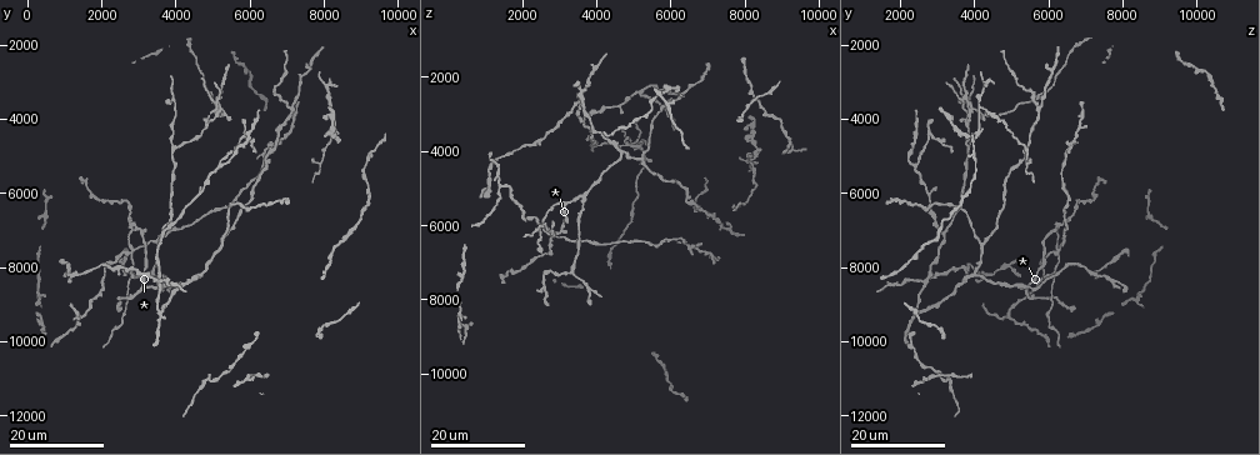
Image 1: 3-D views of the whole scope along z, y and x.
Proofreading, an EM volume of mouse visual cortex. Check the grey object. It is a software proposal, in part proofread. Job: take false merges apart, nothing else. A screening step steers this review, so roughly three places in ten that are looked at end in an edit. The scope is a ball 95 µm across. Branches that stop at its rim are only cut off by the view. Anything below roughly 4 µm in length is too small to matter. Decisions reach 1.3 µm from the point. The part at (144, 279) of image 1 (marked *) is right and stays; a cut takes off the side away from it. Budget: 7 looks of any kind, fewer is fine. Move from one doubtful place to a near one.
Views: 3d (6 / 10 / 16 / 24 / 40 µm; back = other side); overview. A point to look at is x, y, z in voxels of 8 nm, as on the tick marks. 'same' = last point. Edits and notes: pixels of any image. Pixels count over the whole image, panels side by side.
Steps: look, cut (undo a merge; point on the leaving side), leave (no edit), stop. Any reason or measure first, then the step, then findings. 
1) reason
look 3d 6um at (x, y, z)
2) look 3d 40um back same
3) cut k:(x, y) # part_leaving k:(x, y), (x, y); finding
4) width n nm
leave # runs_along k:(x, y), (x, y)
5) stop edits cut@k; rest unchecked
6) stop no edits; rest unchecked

three-way junction
look 3d 24um at (3300, 8200, 7300)

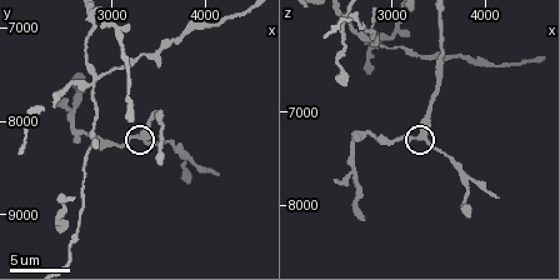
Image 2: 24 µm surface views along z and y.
zoom in
look 3d 10um at (3300, 8150, 7300)

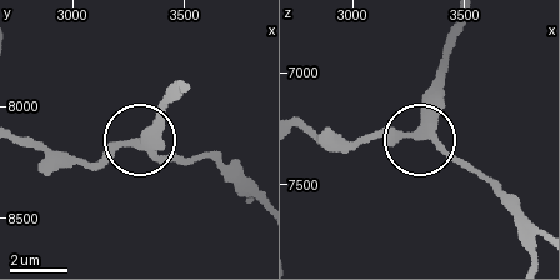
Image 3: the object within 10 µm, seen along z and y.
leave # runs_along 3:(465, 25), (416, 133), (471, 166); all the same neuron

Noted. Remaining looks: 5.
branch point
look 3d 24um at (4600, 8300, 3900)

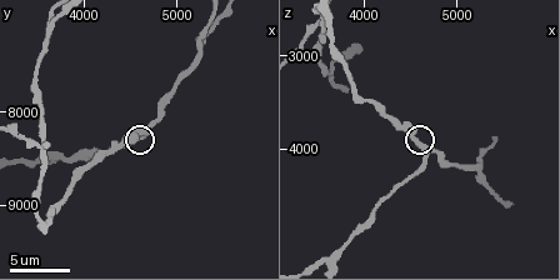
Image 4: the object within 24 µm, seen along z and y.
look 3d 6um at (4600, 8200, 4000)

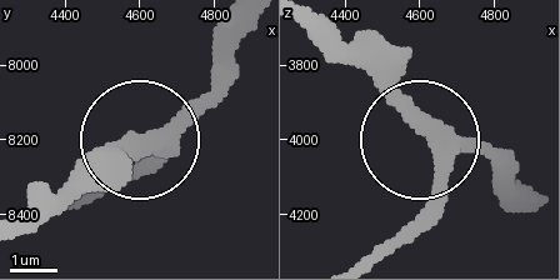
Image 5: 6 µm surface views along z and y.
side_arm 160 um; arms 3
leave # continuous, no second neuron

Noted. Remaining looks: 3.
three arms meet
look 3d 16um at (8300, 4500, 3900)

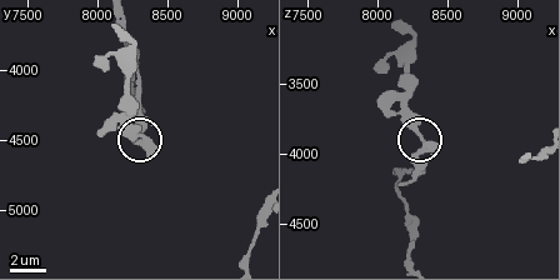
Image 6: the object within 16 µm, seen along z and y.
look 3d 6um same

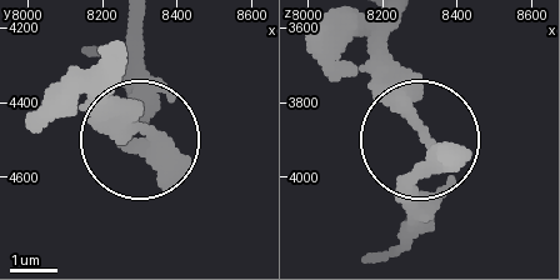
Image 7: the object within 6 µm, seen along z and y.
arms 3
cut 7:(141, 79) # a second neuron is stuck on

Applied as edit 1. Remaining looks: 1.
small branch off a trunk
look 3d 16um at (2900, 7500, 6300)

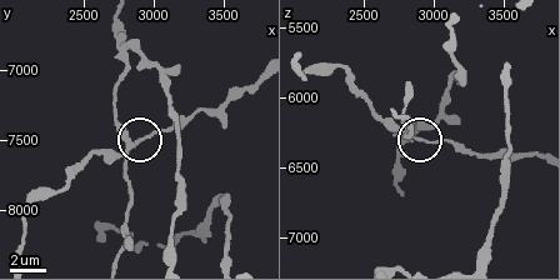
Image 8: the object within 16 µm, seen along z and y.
width 170 nm
leave # continuous, no second neuron

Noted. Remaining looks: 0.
stop edits cut@7; rest unchecked

